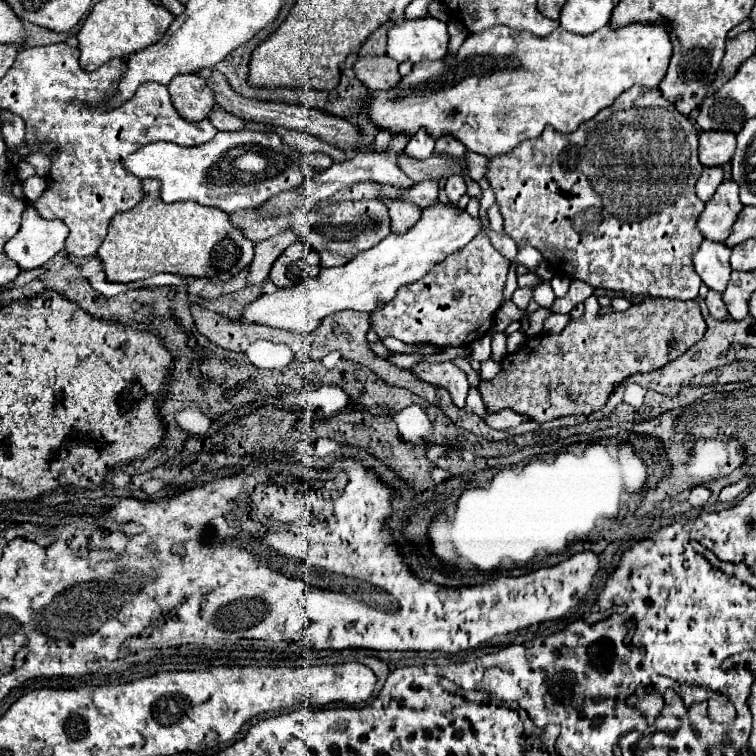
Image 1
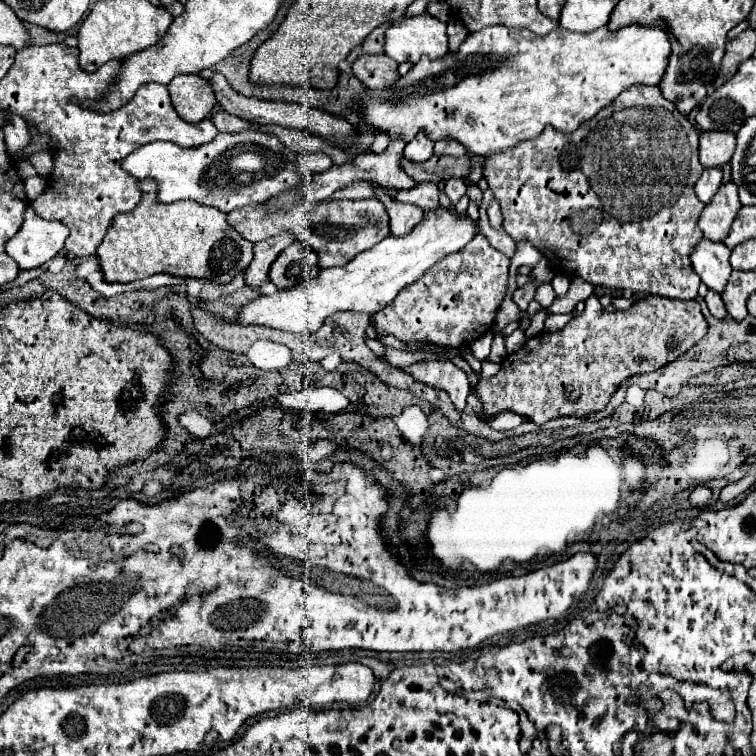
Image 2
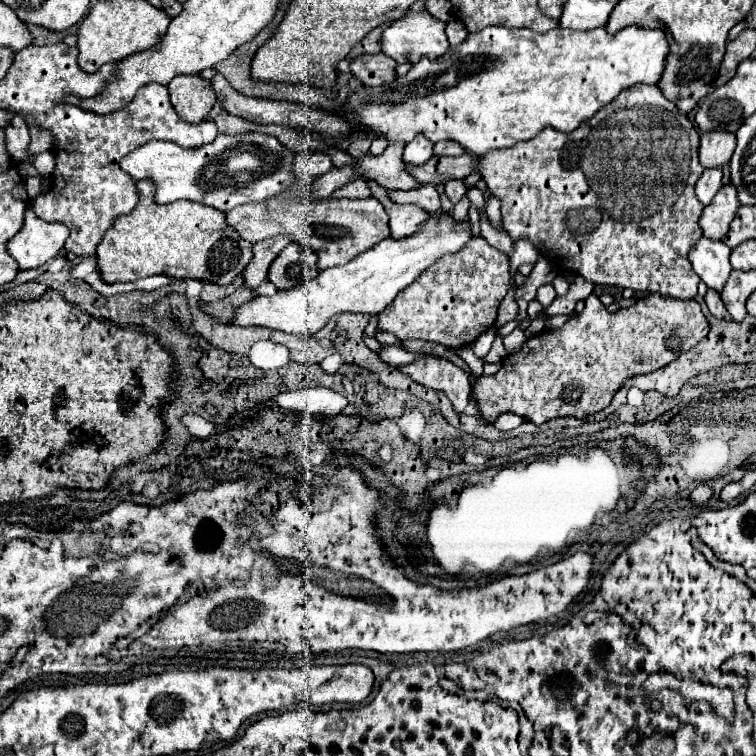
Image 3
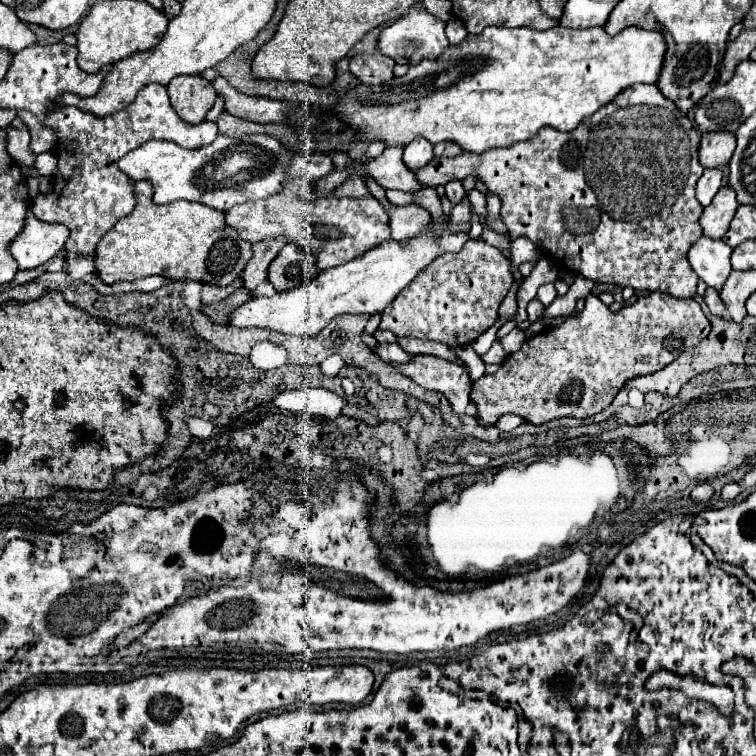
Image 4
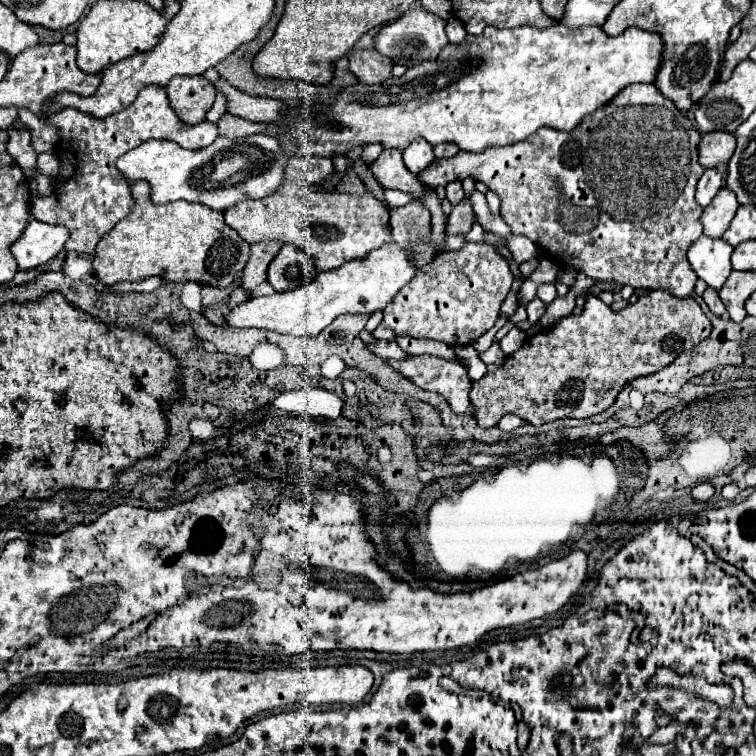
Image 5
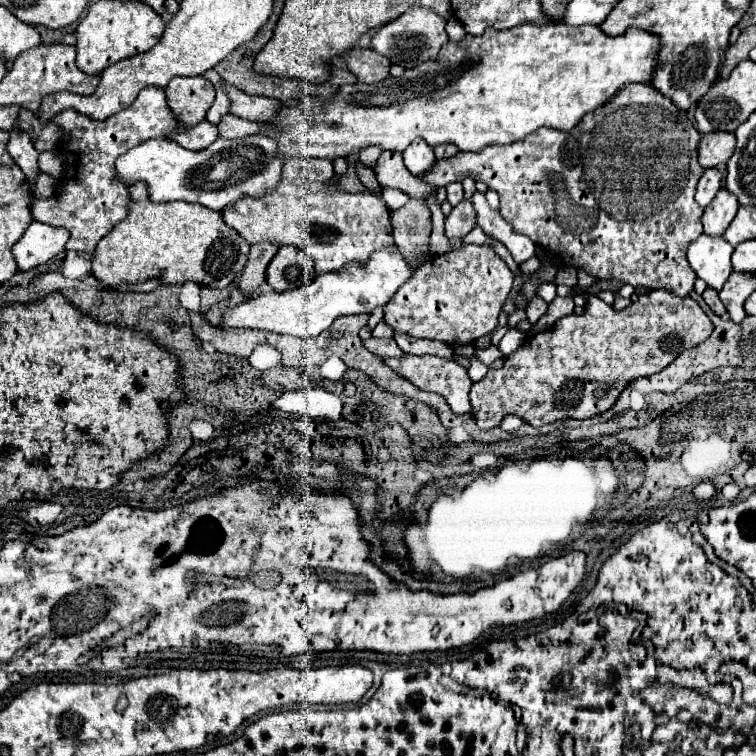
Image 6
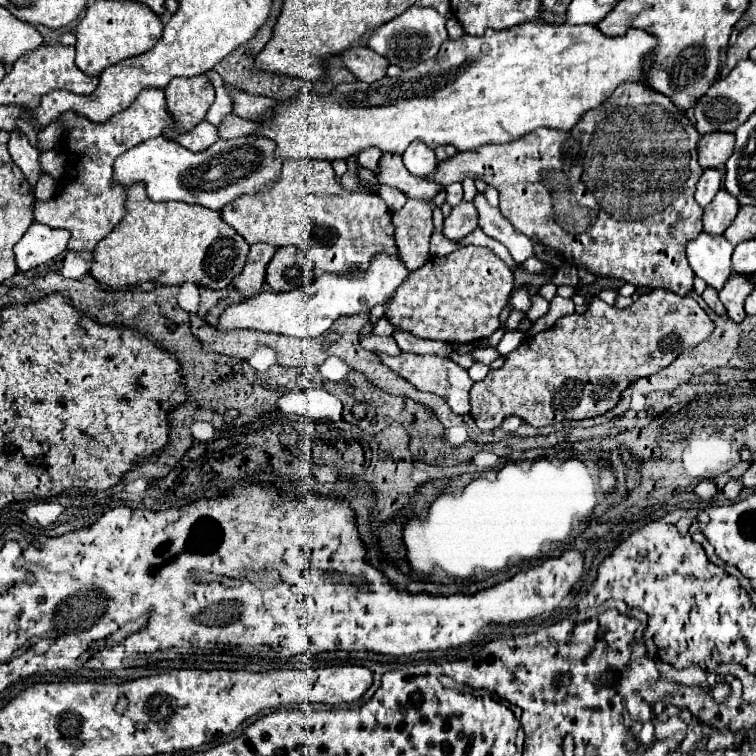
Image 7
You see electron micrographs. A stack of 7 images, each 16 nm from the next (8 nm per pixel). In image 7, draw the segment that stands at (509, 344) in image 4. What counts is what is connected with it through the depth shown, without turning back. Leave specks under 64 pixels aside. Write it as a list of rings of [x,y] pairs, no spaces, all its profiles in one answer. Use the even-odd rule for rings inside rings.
[[[520,330],[507,332],[497,344],[496,349],[501,355],[506,356],[525,340],[525,333],[523,333]]]

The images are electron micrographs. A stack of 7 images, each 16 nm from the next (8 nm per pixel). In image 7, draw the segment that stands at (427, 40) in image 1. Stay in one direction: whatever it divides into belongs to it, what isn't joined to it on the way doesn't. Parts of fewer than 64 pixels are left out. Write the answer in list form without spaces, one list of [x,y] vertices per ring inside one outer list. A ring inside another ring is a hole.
[[[414,4],[400,16],[378,26],[368,40],[368,46],[380,56],[384,56],[390,64],[402,70],[410,70],[416,64],[436,56],[436,50],[440,50],[440,44],[444,40],[446,40],[446,18],[438,14],[434,8],[424,8],[424,6]]]

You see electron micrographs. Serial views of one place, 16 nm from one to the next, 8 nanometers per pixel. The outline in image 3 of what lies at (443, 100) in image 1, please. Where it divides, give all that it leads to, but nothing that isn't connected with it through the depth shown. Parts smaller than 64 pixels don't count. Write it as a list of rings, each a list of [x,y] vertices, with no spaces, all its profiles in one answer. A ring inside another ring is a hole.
[[[488,26],[480,34],[468,34],[458,48],[448,48],[444,56],[436,60],[420,60],[406,76],[392,80],[388,86],[362,86],[352,92],[340,108],[340,118],[352,126],[348,136],[326,138],[312,128],[300,128],[300,132],[310,140],[322,140],[322,148],[340,148],[344,152],[348,148],[348,138],[362,132],[370,138],[386,138],[388,144],[408,144],[416,134],[422,134],[434,144],[454,140],[468,152],[484,154],[490,152],[490,148],[510,148],[520,140],[528,140],[544,126],[552,126],[560,132],[576,130],[602,106],[610,104],[622,90],[634,84],[658,84],[666,64],[666,54],[668,40],[664,32],[640,26],[628,26],[618,34],[608,34],[606,28],[568,30],[558,26],[540,34],[528,28],[512,30],[504,26]]]

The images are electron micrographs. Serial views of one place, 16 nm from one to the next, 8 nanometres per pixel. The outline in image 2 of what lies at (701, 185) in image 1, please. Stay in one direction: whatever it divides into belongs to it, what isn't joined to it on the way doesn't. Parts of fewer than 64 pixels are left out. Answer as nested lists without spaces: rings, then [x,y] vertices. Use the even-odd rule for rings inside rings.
[[[706,168],[700,176],[700,180],[696,182],[698,200],[708,204],[712,200],[712,196],[718,192],[720,184],[722,184],[722,170],[720,168]]]

